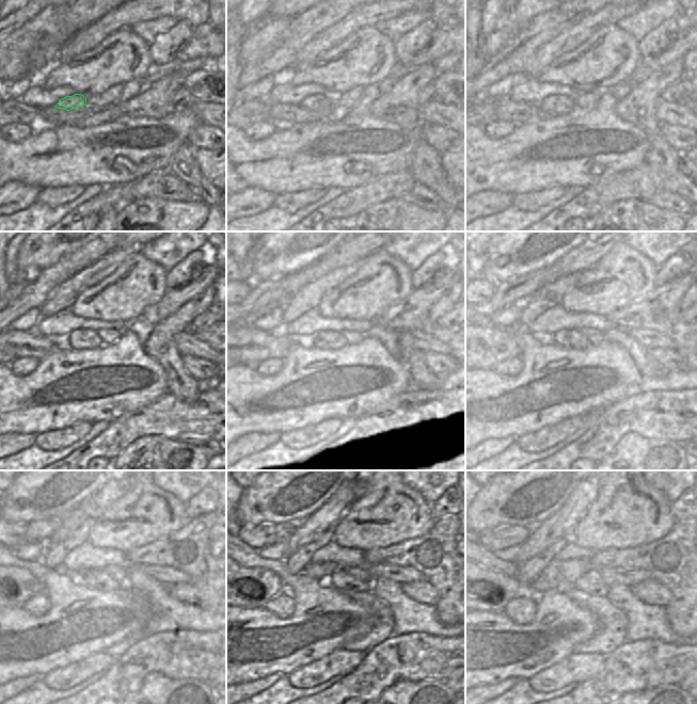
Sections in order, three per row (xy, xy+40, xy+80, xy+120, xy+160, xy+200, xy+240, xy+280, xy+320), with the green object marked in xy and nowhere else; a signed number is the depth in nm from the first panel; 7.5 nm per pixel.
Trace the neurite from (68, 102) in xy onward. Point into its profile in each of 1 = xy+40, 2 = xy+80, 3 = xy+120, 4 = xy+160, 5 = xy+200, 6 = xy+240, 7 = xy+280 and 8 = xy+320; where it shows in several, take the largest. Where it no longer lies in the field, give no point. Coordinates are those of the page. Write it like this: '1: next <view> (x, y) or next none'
1: next xy+40 (316, 101)
2: next xy+80 (557, 104)
3: next xy+120 (85, 339)
4: next xy+160 (325, 339)
5: next xy+200 (573, 339)
6: next xy+240 (97, 579)
7: next xy+280 (341, 580)
8: next xy+320 (590, 587)

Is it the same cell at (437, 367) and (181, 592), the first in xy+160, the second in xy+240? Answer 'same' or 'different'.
same

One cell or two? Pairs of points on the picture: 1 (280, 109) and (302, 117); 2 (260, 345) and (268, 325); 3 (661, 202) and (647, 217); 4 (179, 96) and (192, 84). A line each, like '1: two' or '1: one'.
1: one
2: two
3: two
4: two

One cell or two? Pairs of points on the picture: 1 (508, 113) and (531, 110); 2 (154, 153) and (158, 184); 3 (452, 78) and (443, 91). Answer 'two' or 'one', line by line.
1: one
2: two
3: one

